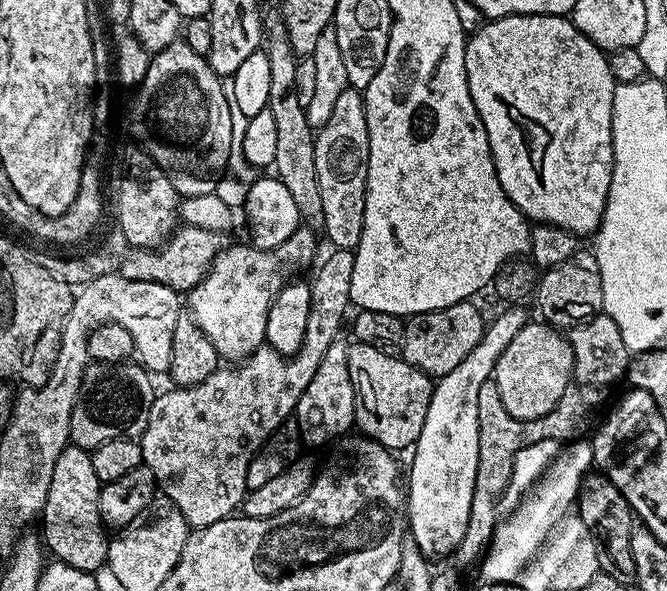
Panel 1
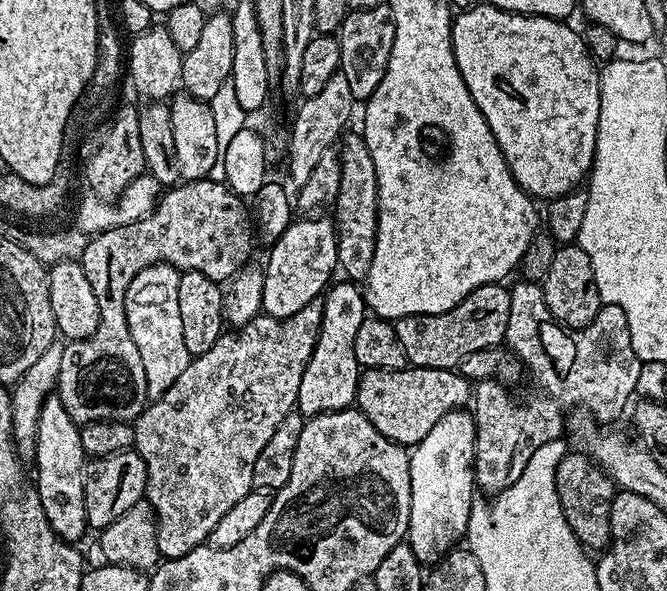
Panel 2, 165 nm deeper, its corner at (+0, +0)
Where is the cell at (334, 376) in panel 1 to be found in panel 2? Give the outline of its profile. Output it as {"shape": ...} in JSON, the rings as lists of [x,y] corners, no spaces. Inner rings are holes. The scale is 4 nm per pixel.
{"shape":[[[333,283],[322,296],[324,309],[318,342],[302,374],[302,386],[298,386],[296,399],[296,408],[305,418],[351,408],[356,402],[356,387],[362,369],[358,358],[354,358],[354,337],[358,334],[358,326],[362,326],[364,321],[366,305],[364,293],[355,283],[343,283]]]}

